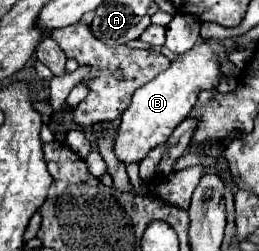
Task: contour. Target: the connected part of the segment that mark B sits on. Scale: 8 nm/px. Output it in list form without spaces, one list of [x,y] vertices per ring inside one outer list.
[[[199,40],[189,52],[181,54],[179,60],[171,62],[169,70],[161,72],[157,78],[135,90],[131,106],[121,116],[121,126],[115,138],[113,152],[123,164],[139,164],[149,150],[159,144],[165,144],[177,124],[181,124],[191,108],[197,102],[197,94],[201,90],[213,90],[219,84],[221,68],[211,52],[207,40]]]

